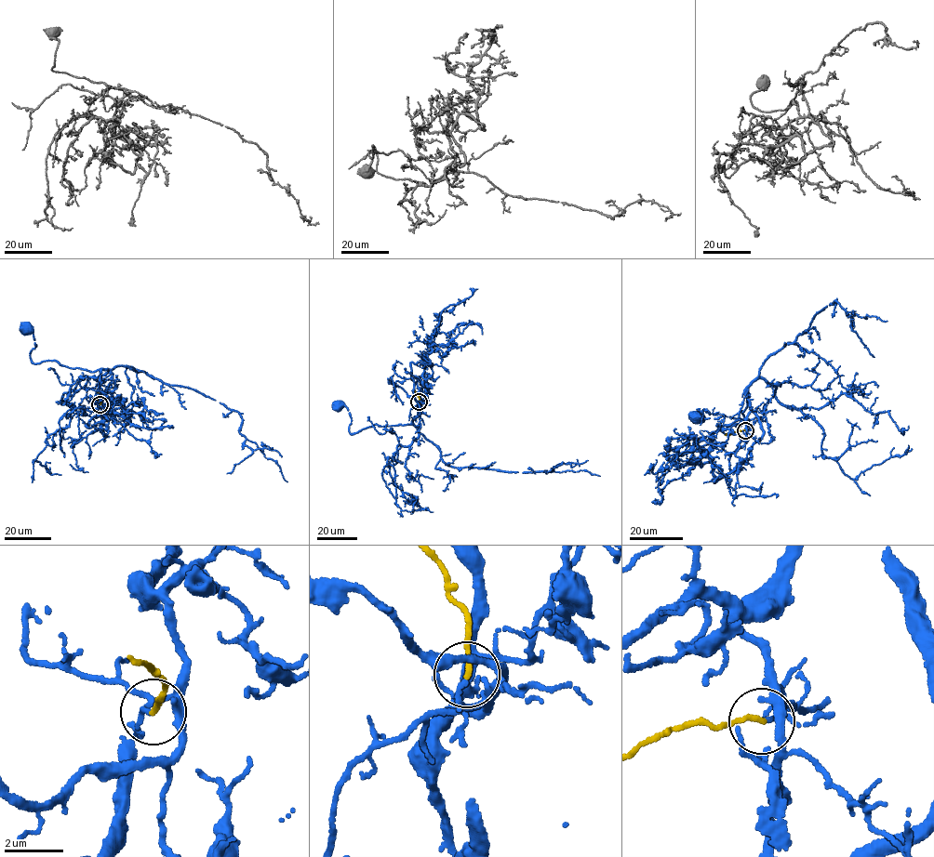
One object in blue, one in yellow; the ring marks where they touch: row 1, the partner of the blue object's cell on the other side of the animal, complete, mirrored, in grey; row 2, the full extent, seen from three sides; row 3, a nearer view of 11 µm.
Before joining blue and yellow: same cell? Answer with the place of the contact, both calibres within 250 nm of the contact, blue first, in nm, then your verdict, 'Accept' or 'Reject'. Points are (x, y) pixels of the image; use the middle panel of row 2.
Place: (419, 402). Thickness 120 nm (blue) against 160 nm. Reject

